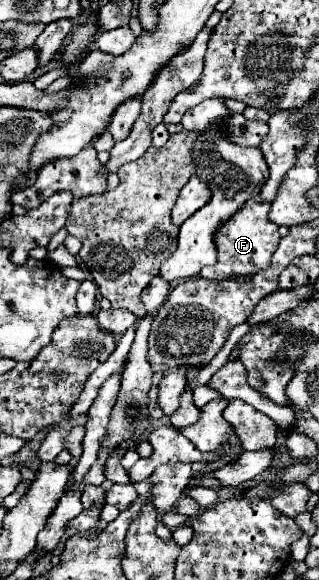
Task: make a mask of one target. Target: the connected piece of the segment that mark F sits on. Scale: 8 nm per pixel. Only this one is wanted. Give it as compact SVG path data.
M252 196L252 200L248 200L248 204L236 212L216 234L218 262L216 266L202 268L200 276L208 280L248 280L252 274L268 268L270 256L280 242L278 226L268 220L268 212L270 204L262 202L260 196Z

